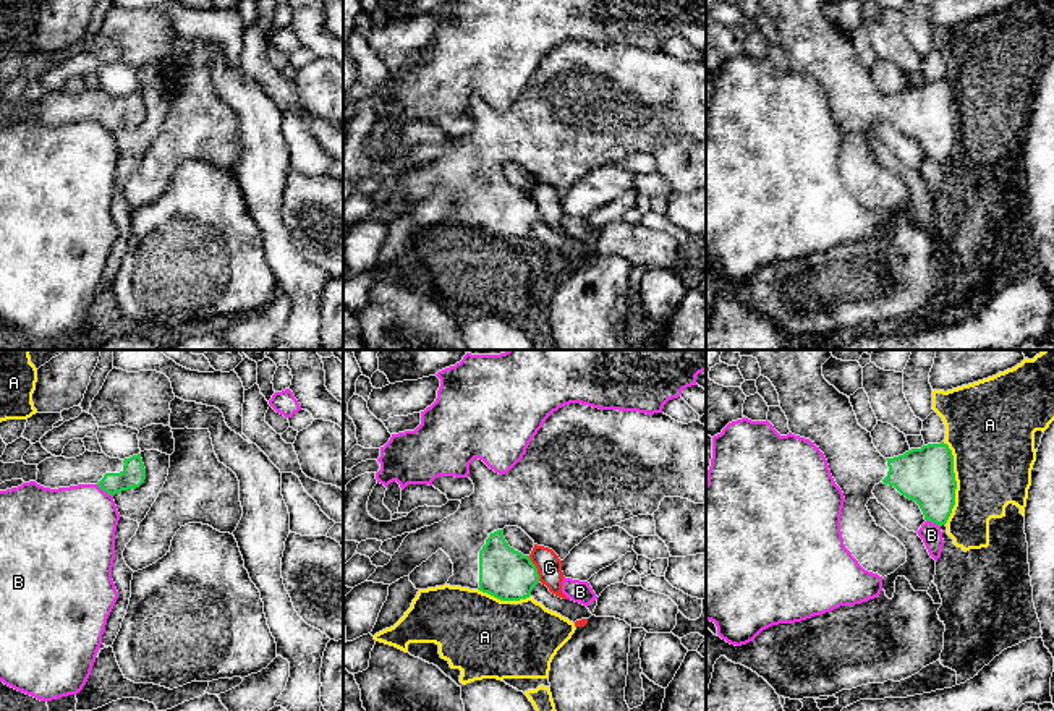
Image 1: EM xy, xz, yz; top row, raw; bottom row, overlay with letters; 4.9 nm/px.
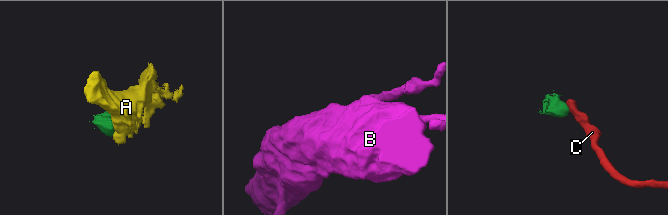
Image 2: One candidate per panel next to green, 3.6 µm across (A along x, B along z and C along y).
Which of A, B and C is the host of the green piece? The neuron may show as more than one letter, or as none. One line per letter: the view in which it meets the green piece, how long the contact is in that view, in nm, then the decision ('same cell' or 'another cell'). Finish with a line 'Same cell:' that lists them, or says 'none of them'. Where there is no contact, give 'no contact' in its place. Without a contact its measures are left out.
A: yz | 400 nm | another cell
B: xy | 110 nm | another cell
C: xz | 140 nm | another cell
Same cell: none of them

